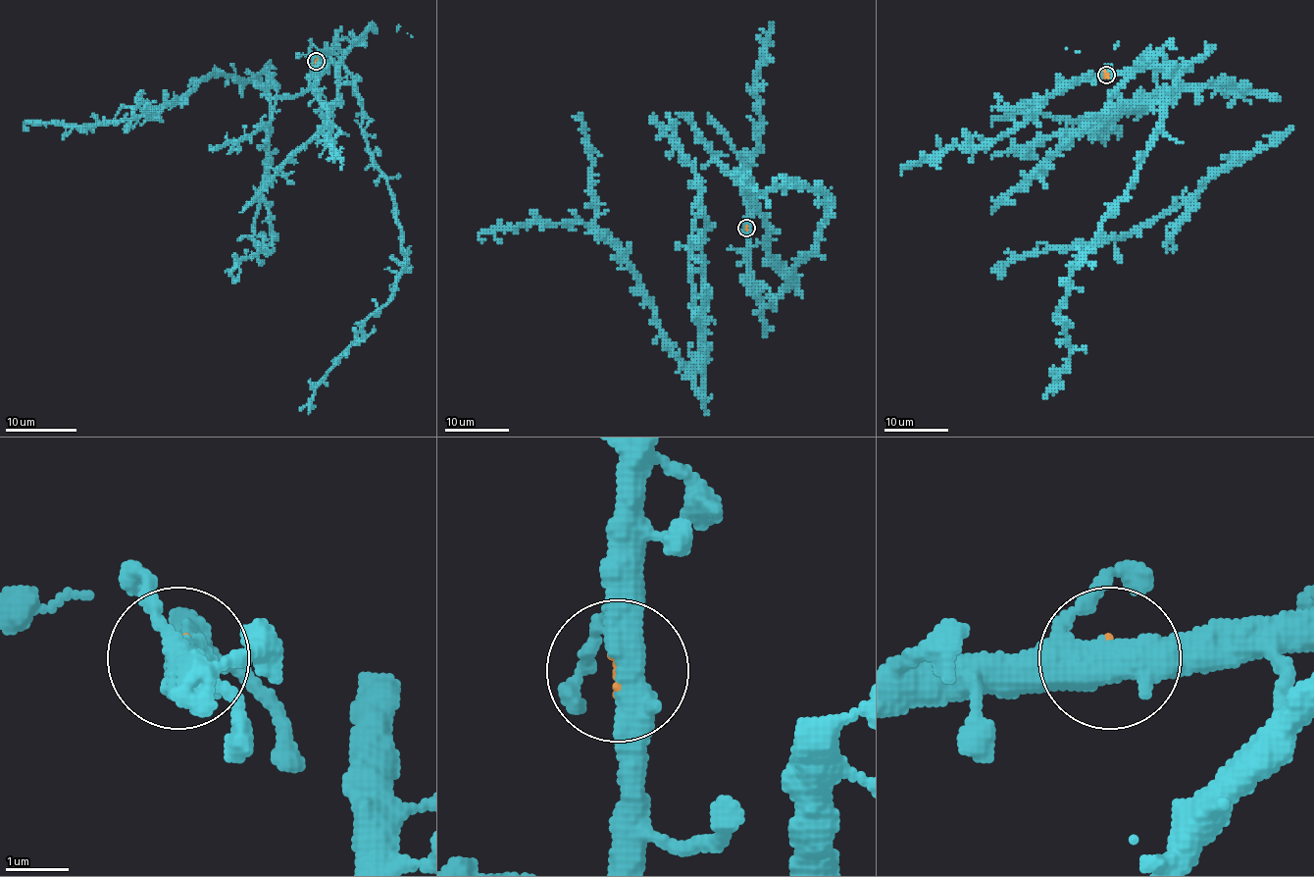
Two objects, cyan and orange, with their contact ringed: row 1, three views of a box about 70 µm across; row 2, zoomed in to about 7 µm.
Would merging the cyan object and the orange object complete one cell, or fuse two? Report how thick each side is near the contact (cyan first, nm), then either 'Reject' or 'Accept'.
Thickness 440 nm (cyan) against 70 nm. Reject

